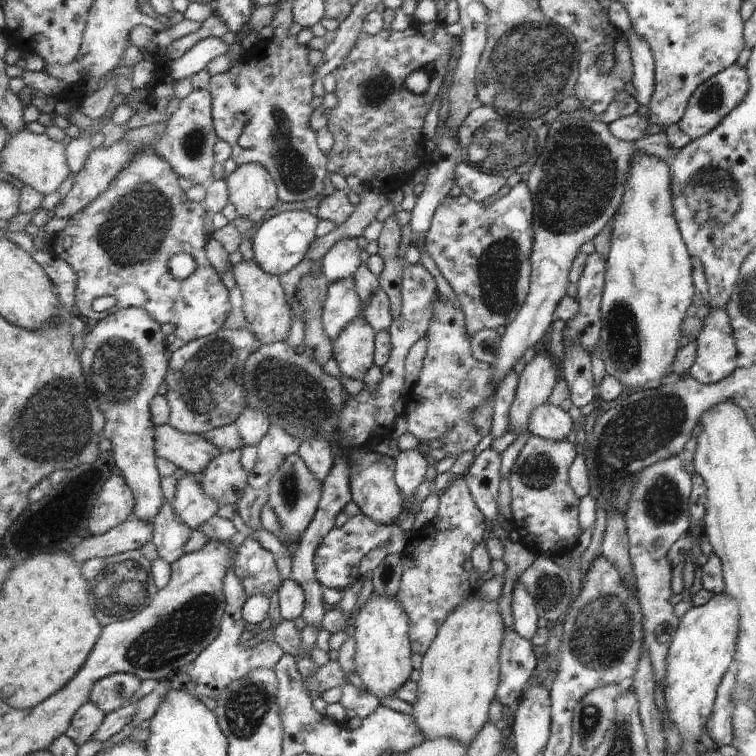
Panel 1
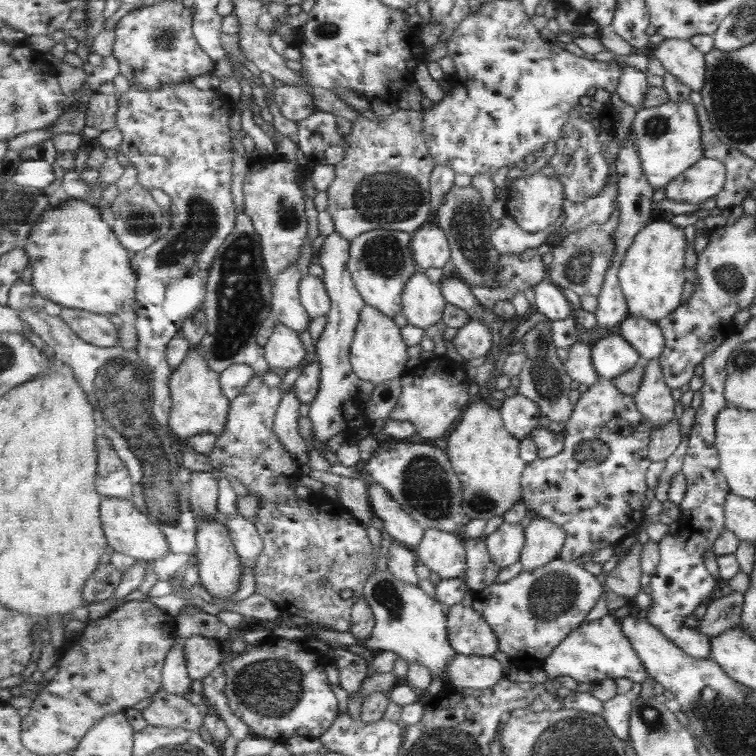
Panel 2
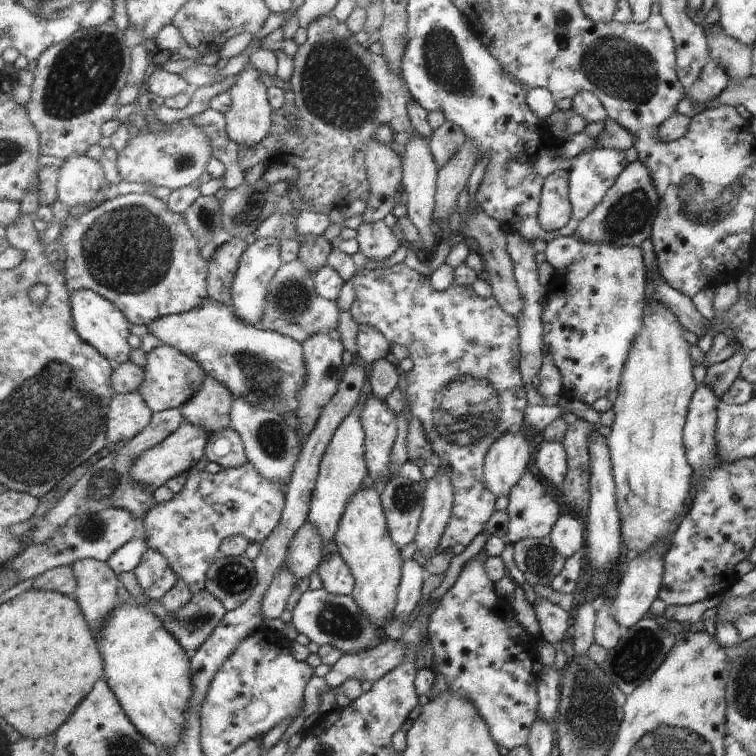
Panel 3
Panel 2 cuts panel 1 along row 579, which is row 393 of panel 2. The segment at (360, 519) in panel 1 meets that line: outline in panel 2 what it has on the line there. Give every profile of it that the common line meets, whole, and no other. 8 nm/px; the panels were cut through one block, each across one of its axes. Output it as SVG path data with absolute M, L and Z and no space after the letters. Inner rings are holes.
M337 232L327 236L319 250L318 263L323 268L322 278L332 301L331 313L326 316L327 323L315 347L316 359L320 361L321 384L308 413L315 430L311 441L321 448L326 447L325 443L335 438L337 434L343 434L351 440L357 430L367 428L372 431L373 421L369 416L365 416L364 402L357 399L361 378L354 371L350 357L351 345L360 322L360 313L366 303L350 273L350 242Z

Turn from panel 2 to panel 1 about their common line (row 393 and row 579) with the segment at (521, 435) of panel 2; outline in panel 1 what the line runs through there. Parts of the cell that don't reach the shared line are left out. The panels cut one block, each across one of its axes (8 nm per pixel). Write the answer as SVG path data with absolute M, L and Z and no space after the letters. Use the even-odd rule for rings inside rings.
M519 577L512 592L511 602L514 629L527 640L535 638L539 630L539 613L531 592Z

